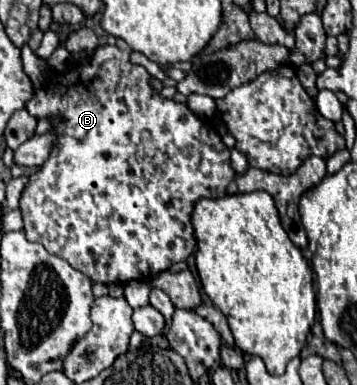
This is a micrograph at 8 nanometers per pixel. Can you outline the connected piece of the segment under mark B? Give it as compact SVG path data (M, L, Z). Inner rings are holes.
M104 45L98 47L92 55L92 59L84 65L72 65L64 75L56 75L56 79L50 79L50 83L34 93L34 97L28 101L26 109L36 117L48 117L56 115L60 121L54 123L58 131L58 141L54 143L48 161L40 167L38 173L30 175L30 185L24 189L24 195L20 199L20 211L24 219L24 231L30 241L44 245L52 255L62 257L68 261L74 269L82 271L86 277L90 277L94 283L118 283L124 285L134 279L150 279L152 275L158 275L170 265L180 263L182 259L188 259L194 249L196 249L196 239L192 235L192 225L190 225L190 215L192 207L200 197L224 197L230 181L234 179L234 171L230 167L230 151L218 137L218 133L206 125L202 119L196 119L194 113L182 103L176 103L172 99L160 97L148 83L148 71L140 65L130 63L130 53L118 49L116 45Z

